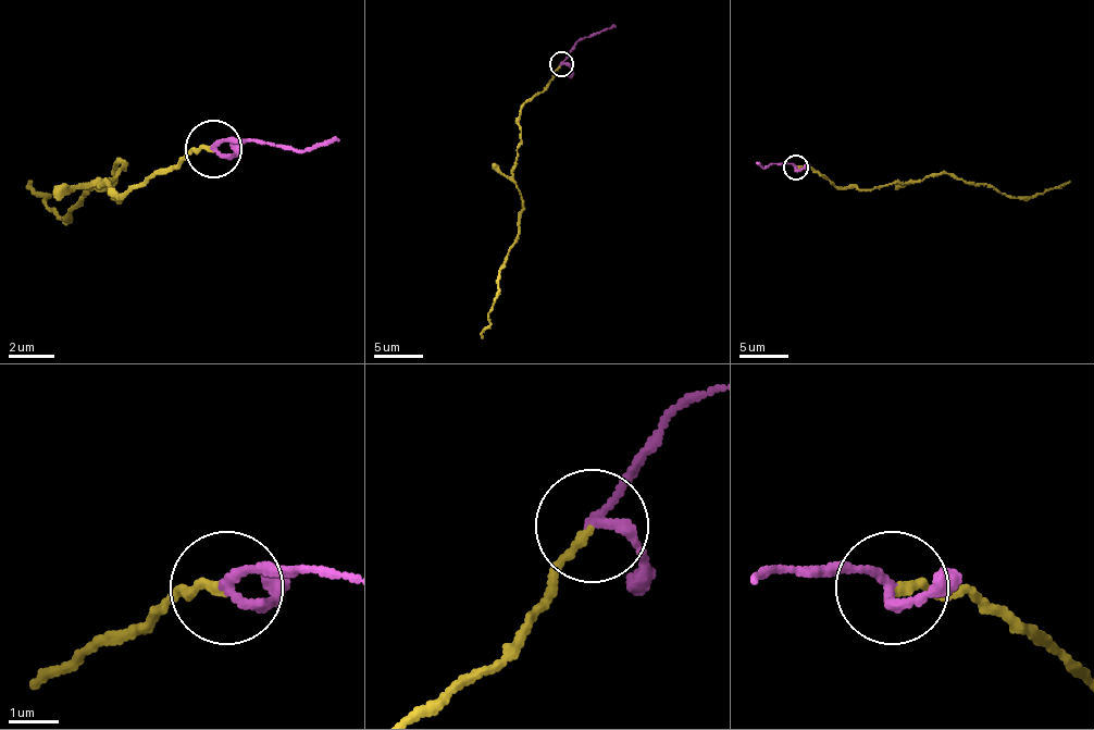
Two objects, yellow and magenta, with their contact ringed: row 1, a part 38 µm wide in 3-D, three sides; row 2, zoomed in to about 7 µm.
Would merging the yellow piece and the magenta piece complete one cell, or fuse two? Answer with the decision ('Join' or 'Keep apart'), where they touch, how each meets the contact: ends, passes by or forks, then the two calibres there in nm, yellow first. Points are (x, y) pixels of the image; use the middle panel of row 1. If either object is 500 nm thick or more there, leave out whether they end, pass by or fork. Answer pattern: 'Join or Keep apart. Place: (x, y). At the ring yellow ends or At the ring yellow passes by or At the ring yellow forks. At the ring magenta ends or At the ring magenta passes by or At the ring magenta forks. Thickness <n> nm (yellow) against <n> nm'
Join. Place: (561, 64). At the ring yellow ends. At the ring magenta passes by. Thickness 160 nm (yellow) against 180 nm

